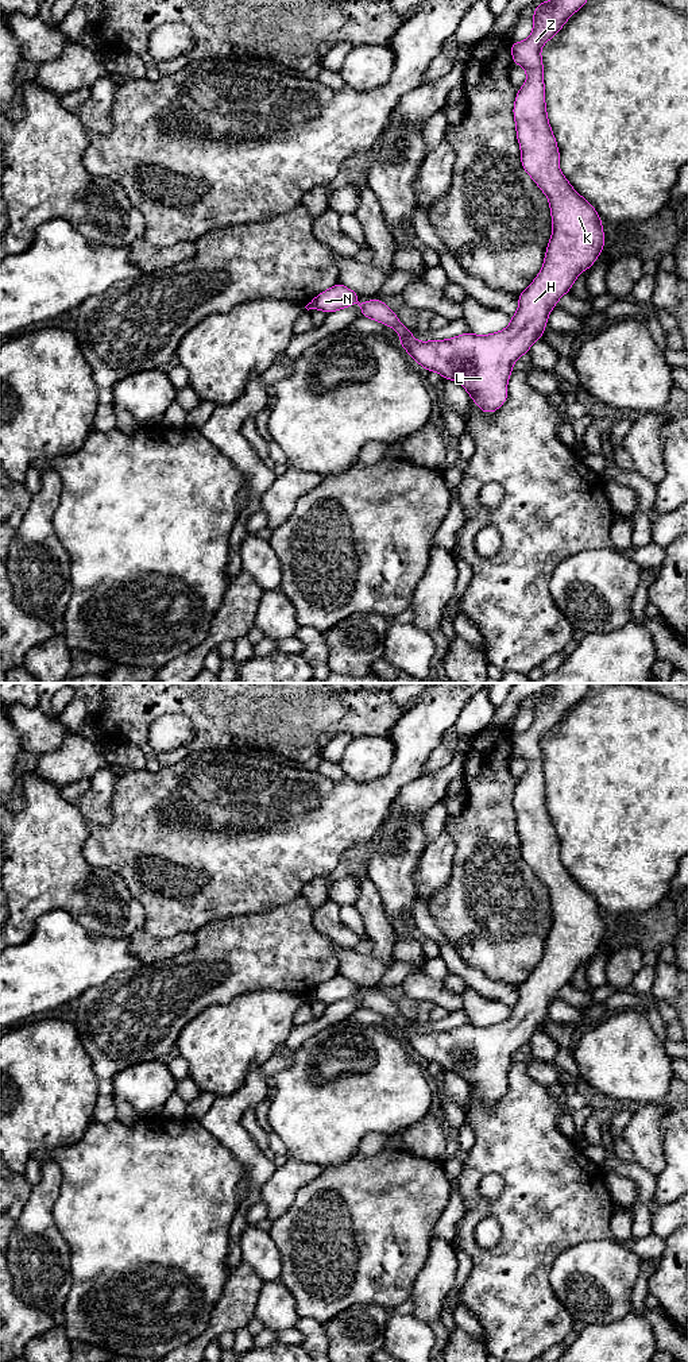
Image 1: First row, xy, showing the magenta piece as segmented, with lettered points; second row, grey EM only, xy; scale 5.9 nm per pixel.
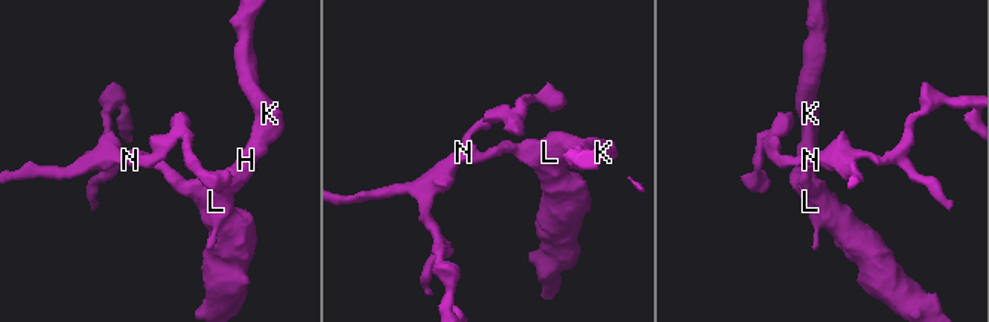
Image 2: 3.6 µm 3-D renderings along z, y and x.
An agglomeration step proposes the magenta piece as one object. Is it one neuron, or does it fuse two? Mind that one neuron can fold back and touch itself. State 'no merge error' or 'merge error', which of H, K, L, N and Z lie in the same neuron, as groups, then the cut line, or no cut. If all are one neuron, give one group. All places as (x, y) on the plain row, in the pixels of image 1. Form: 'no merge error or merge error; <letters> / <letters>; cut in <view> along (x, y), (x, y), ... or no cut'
no merge error; H K L N Z; no cut

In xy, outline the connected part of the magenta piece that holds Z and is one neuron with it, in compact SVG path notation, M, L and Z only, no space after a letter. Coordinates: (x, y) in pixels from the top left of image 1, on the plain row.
M554 683L552 692L538 694L532 709L534 717L530 728L523 733L511 733L513 753L521 756L527 765L526 773L518 780L513 799L517 830L521 838L521 854L549 891L553 923L548 934L542 960L527 980L518 987L519 999L511 1007L509 1018L486 1027L478 1027L468 1022L448 1031L417 1033L411 1027L413 1022L403 1018L398 1007L382 991L370 989L367 993L360 995L357 992L359 985L340 973L320 984L305 998L308 1002L320 1000L329 1006L356 993L362 1000L362 1007L376 1011L398 1023L401 1026L398 1035L418 1056L428 1062L441 1065L444 1070L457 1072L484 1104L492 1104L505 1095L509 1087L507 1072L515 1052L527 1045L530 1037L542 1029L548 1007L557 992L567 983L571 983L579 965L590 961L604 938L602 910L595 899L571 877L558 859L560 844L548 811L542 765L544 755L540 744L541 738L587 694L590 687L591 683Z

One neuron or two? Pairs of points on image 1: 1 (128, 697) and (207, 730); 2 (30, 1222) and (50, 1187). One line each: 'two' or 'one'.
1: one
2: one

